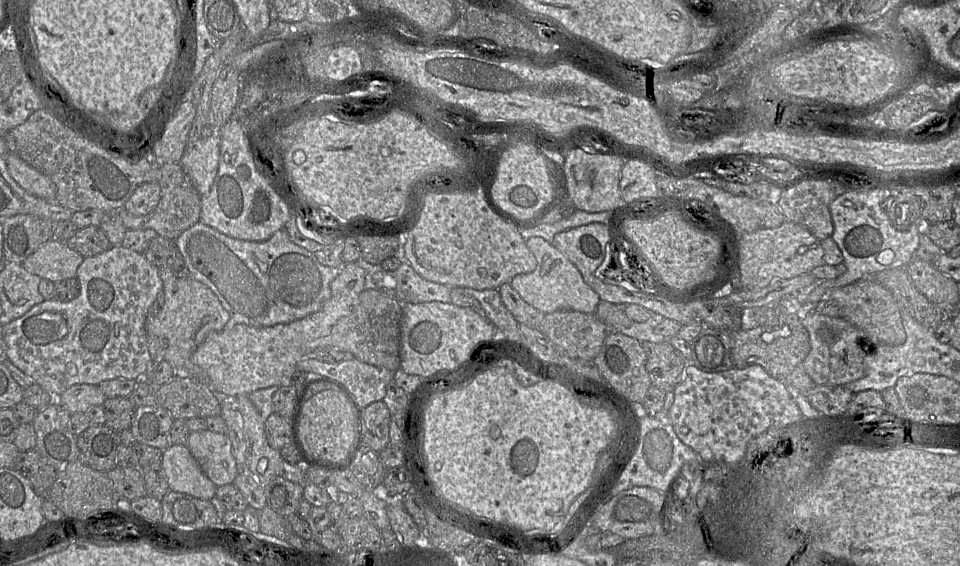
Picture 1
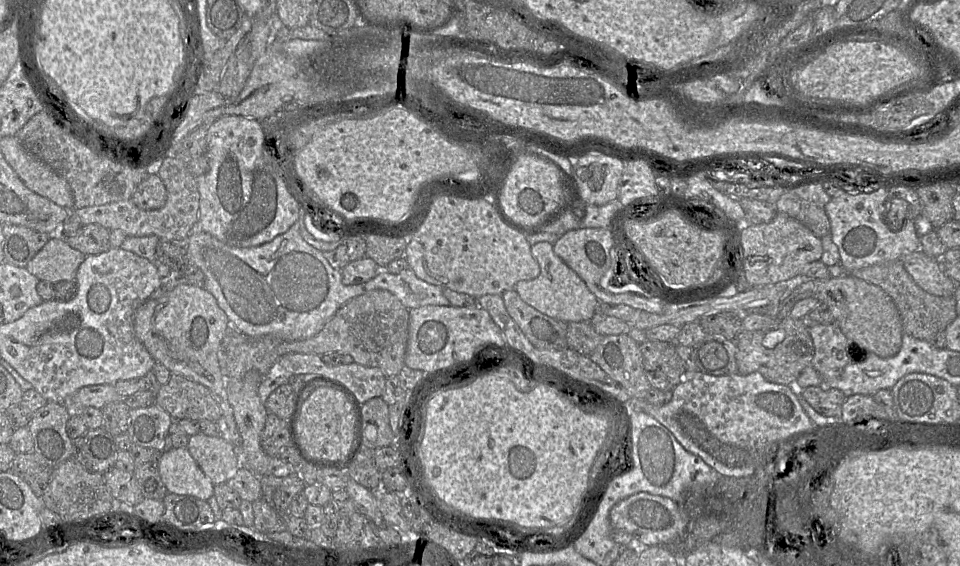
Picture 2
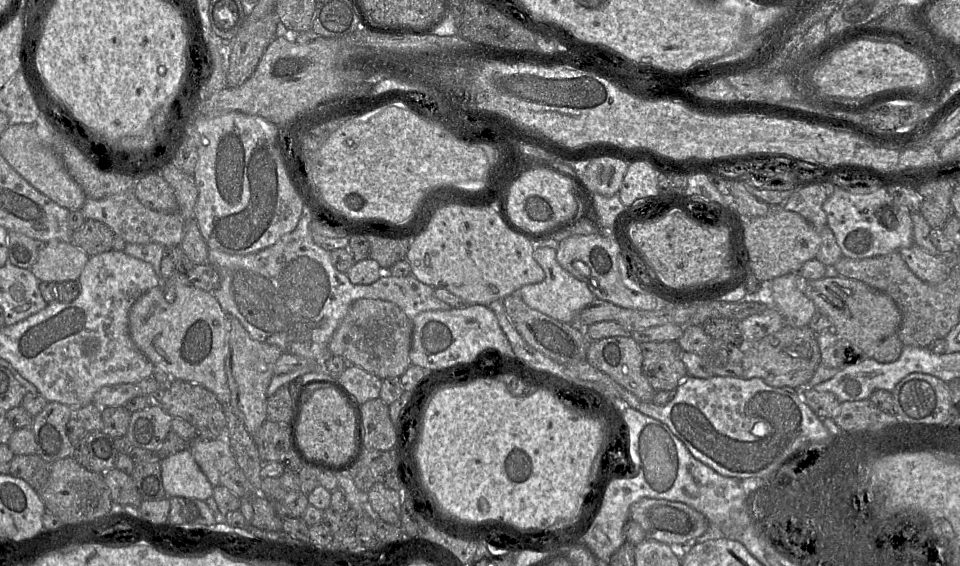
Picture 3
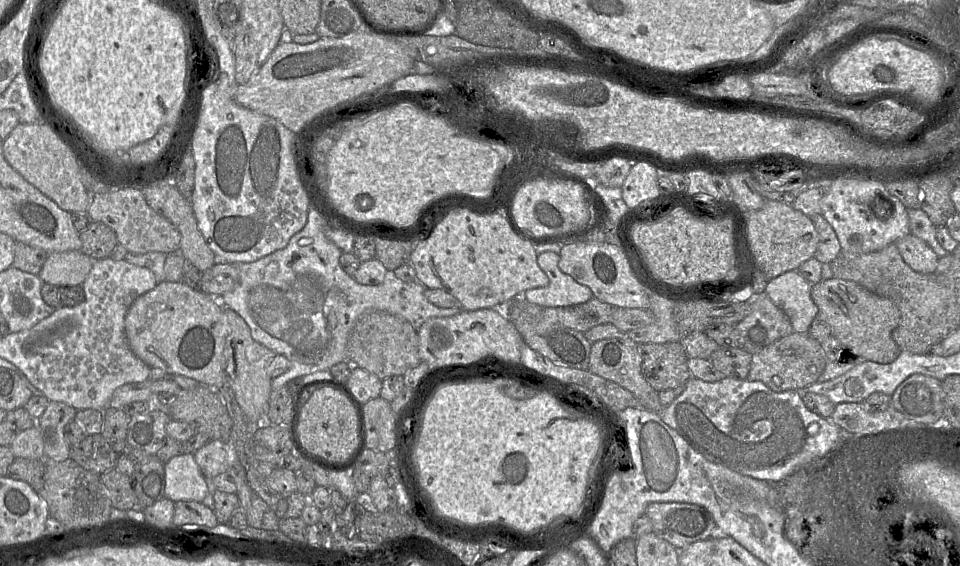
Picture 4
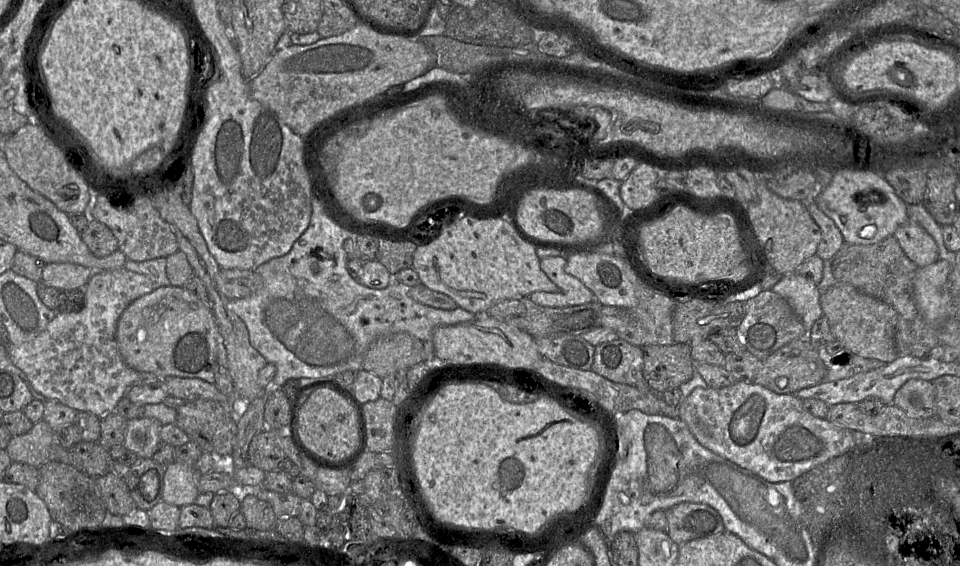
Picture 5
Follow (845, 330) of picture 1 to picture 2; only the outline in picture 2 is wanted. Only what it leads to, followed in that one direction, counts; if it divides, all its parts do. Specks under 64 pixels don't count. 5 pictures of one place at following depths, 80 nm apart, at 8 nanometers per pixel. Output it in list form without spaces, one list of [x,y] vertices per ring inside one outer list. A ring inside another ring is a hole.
[[[835,323],[809,325],[809,333],[814,345],[811,365],[824,381],[840,377],[855,353],[846,336]]]

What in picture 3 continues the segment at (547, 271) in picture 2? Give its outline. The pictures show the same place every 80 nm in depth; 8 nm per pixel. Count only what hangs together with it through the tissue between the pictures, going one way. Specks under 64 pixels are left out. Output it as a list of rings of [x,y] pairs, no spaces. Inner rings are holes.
[[[550,247],[534,250],[533,257],[544,270],[545,279],[540,283],[524,285],[519,293],[530,308],[560,322],[576,325],[578,314],[595,299],[595,296],[586,283],[576,279],[560,266],[556,252],[557,250]]]

